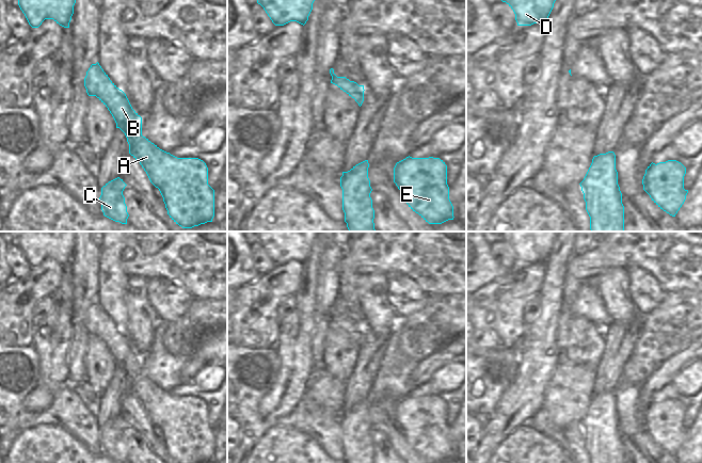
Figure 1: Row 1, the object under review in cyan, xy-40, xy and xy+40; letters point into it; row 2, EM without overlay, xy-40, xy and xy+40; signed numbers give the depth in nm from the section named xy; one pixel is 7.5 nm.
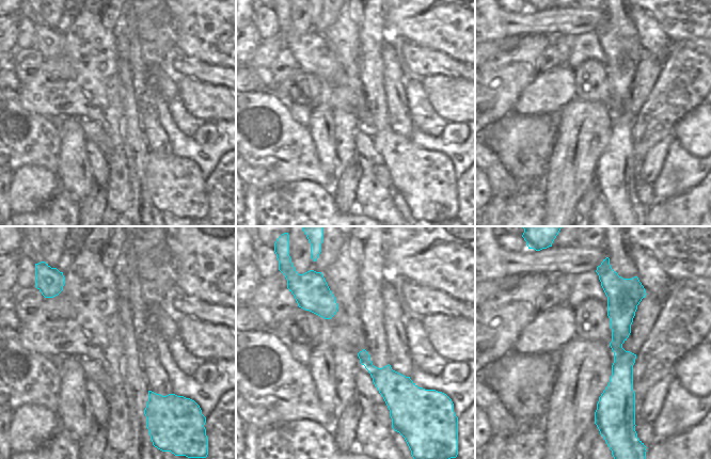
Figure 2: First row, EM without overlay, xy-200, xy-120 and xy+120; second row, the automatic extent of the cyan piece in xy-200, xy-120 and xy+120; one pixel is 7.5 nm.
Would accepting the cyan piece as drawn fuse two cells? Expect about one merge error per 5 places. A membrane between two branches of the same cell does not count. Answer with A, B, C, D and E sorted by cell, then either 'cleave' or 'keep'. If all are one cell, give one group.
groups A B C D E; keep

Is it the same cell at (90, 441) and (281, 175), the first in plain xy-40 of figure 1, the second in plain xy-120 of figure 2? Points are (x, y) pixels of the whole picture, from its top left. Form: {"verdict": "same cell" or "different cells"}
{"verdict": "same cell"}

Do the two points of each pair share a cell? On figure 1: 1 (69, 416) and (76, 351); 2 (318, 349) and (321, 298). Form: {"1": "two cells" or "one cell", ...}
{"1": "two cells", "2": "one cell"}

